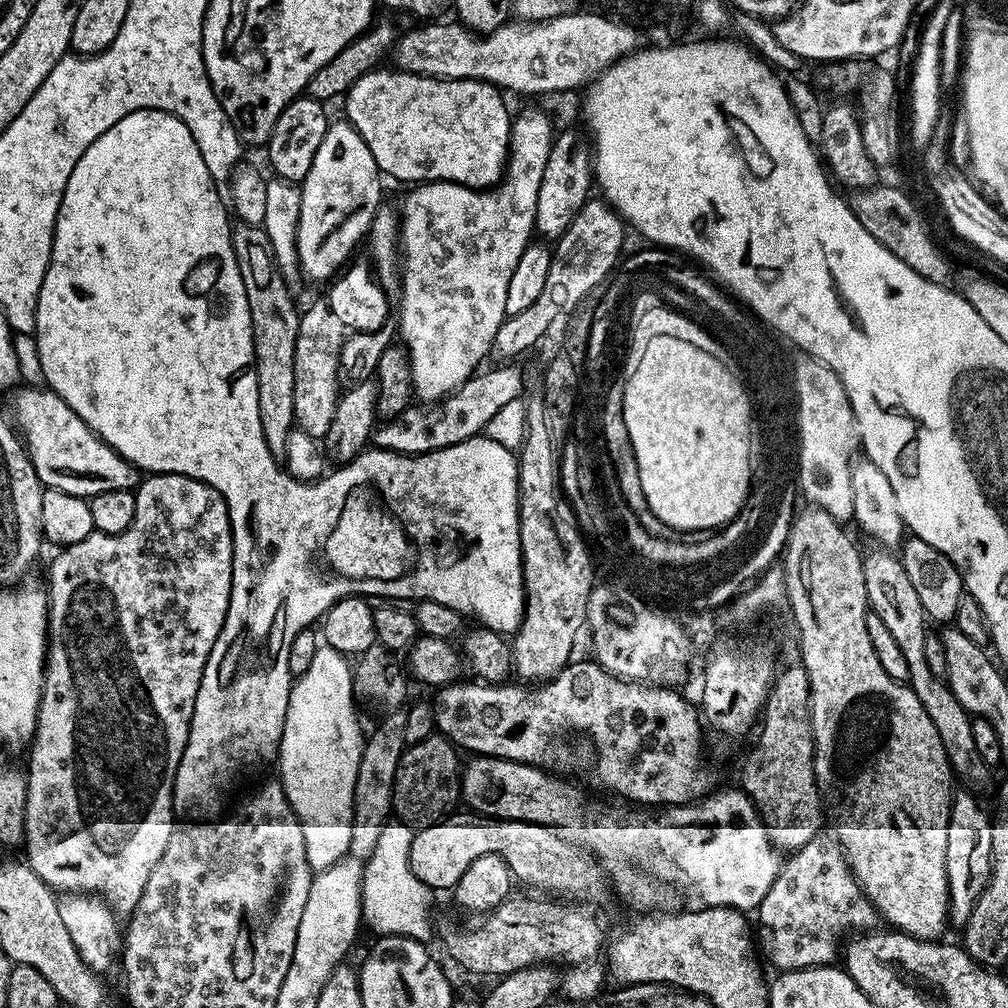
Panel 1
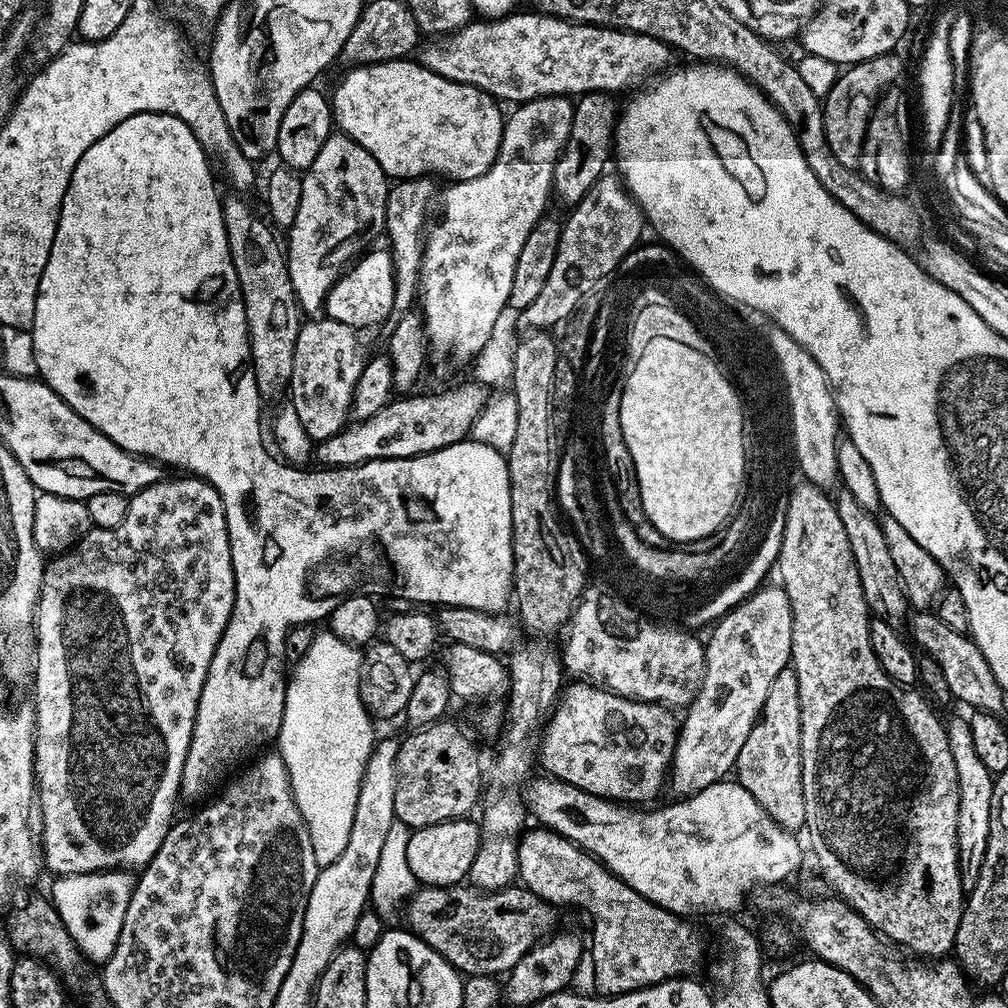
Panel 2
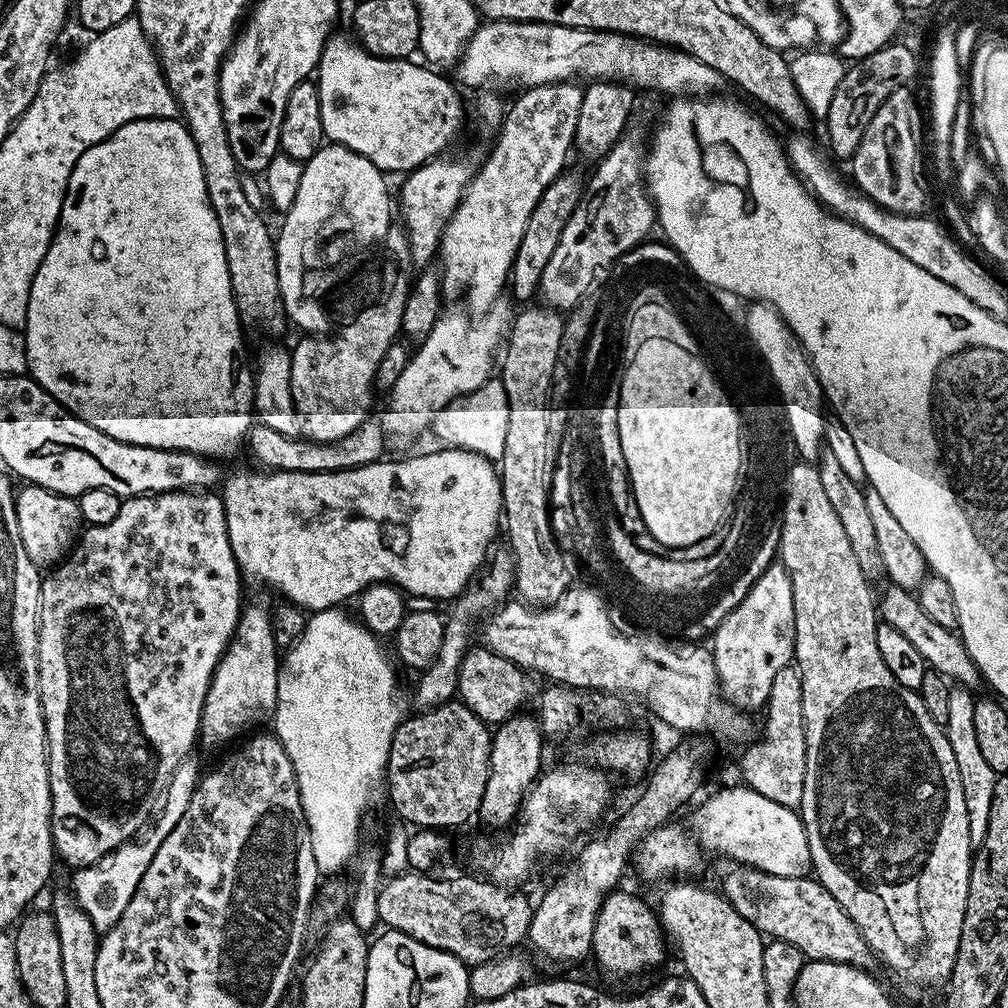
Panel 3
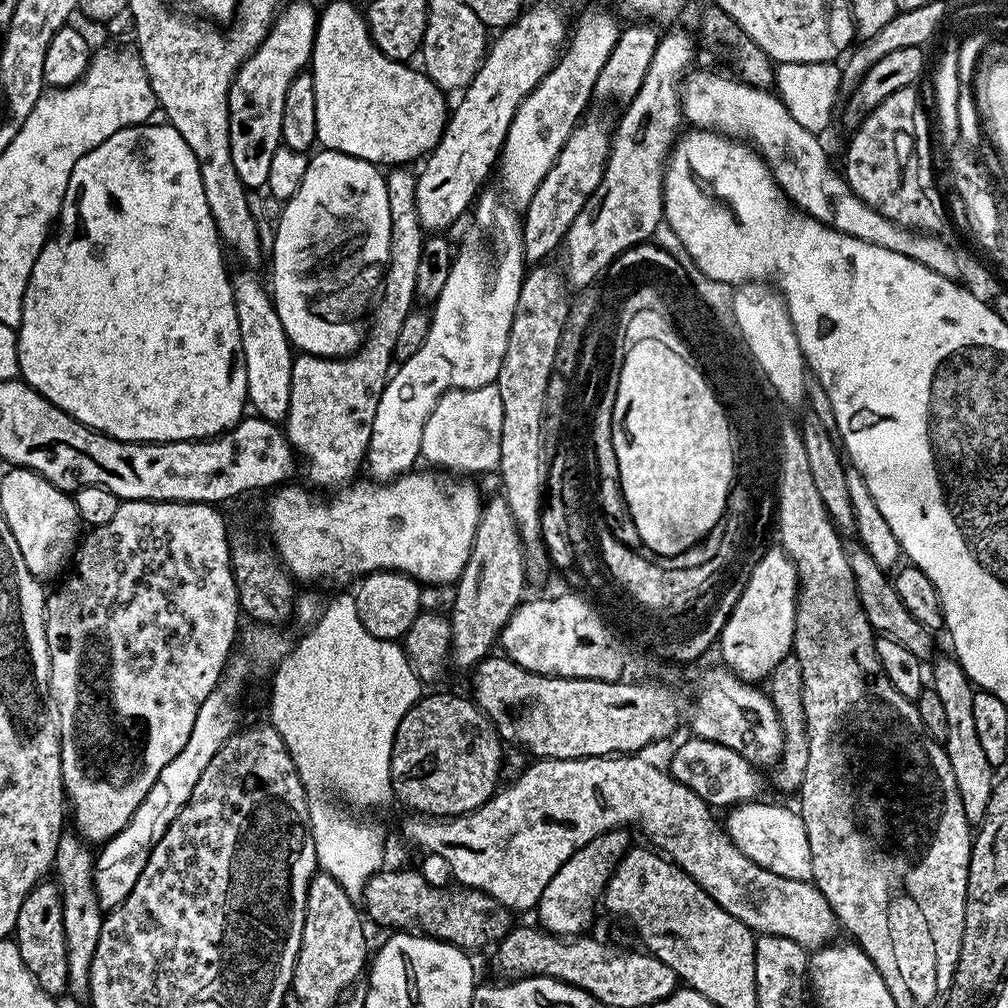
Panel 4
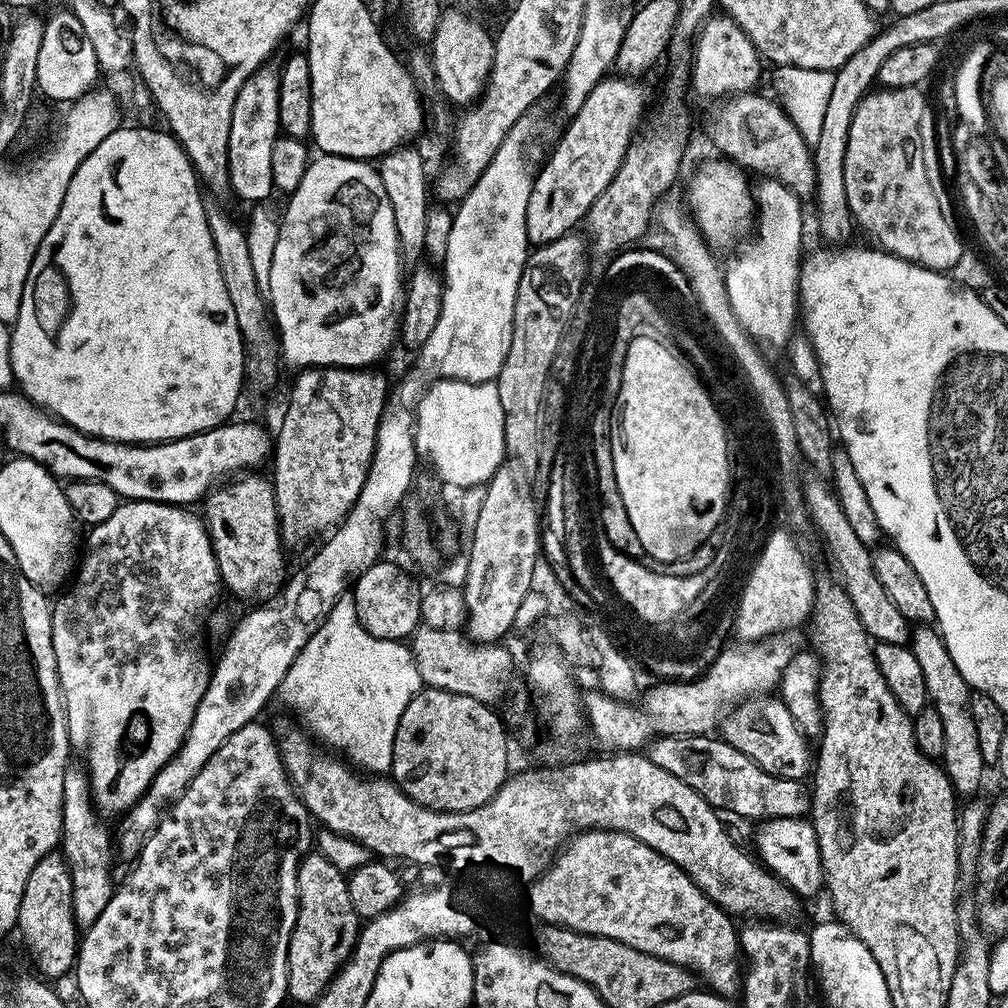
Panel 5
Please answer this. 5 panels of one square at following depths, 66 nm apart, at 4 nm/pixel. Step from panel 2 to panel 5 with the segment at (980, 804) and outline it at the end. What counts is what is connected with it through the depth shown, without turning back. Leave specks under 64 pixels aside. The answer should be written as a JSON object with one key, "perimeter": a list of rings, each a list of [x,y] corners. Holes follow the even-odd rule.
{"perimeter":[[[920,626],[911,633],[910,647],[918,666],[922,668],[922,678],[926,682],[928,704],[938,710],[938,718],[942,718],[942,726],[946,733],[946,750],[942,757],[942,767],[952,787],[964,798],[972,798],[984,780],[986,765],[982,758],[982,750],[978,747],[978,733],[974,727],[974,718],[970,714],[970,689],[968,683],[958,674],[958,666],[954,666],[954,658],[944,645],[939,631],[932,626]]]}

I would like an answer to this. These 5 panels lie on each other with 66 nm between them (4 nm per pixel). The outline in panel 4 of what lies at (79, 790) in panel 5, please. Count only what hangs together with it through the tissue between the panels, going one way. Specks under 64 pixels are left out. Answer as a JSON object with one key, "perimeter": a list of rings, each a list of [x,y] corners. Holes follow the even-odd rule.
{"perimeter":[[[61,835],[56,847],[54,882],[60,888],[62,902],[62,926],[66,930],[66,962],[68,963],[68,992],[71,995],[88,996],[90,986],[90,962],[98,948],[98,934],[102,934],[102,922],[106,915],[95,896],[94,852],[79,835]]]}

